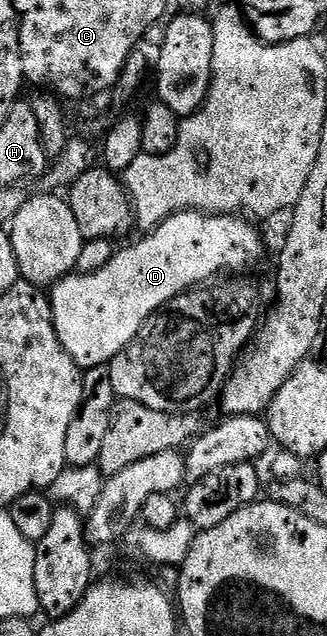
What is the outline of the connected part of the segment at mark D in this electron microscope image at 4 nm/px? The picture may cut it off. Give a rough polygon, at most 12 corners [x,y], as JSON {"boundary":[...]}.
{"boundary":[[178,211],[49,292],[79,367],[262,255],[234,213]]}

